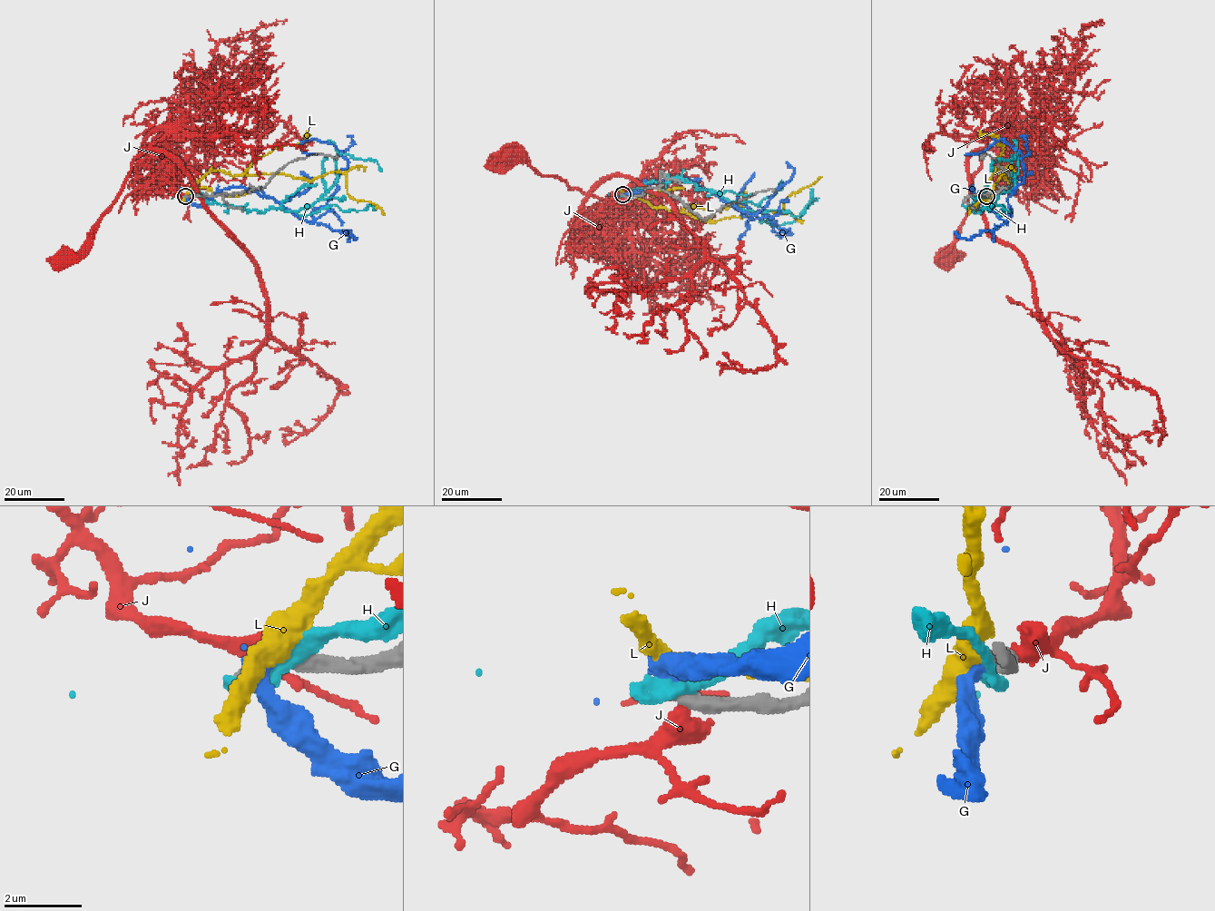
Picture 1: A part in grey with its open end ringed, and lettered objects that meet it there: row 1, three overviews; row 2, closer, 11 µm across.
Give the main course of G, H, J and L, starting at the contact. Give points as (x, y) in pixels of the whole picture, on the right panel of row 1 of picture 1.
G: (986, 195), (984, 206), (972, 187), (1010, 220), (1008, 197), (1023, 181), (1021, 153), (1003, 139), (965, 154)
H: (987, 197), (981, 193), (971, 208), (993, 210), (998, 195), (1014, 185), (1018, 155), (995, 160), (990, 171)
J: (988, 195), (1014, 151), (1004, 145), (982, 153), (968, 213), (955, 248), (945, 256)
L: (986, 195), (987, 181), (995, 171), (1013, 173), (1008, 181), (1004, 171), (992, 195), (968, 214)

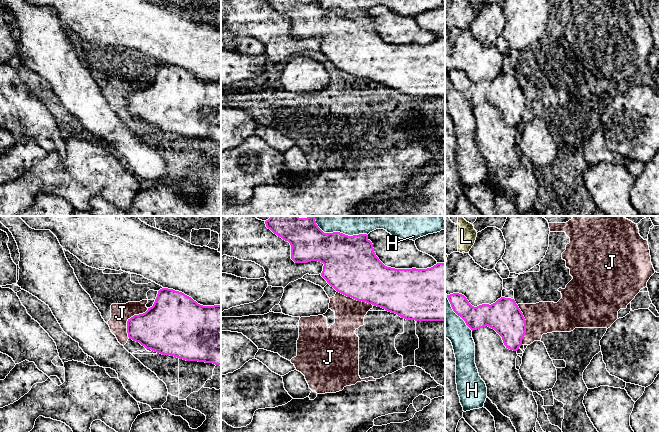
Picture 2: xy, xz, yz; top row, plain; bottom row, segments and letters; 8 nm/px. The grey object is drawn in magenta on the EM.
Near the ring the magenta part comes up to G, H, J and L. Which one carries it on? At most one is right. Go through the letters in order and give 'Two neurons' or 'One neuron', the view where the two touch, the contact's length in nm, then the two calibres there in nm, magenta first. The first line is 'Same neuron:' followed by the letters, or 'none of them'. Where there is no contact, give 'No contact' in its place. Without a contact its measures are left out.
Same neuron: none of them
G: Two neurons. No contact
H: Two neurons. Touches magenta in xz. Shared border 420 nm. Thickness 420 nm (magenta) against 100 nm
J: Two neurons. Touches magenta in xy. Shared border 300 nm. Thickness 340 nm (magenta) against 160 nm
L: Two neurons. No contact

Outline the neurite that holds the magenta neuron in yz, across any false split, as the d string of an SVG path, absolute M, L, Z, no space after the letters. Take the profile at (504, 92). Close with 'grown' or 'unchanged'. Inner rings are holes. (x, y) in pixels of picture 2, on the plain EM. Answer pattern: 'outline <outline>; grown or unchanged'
outline M453 69L447 71L447 74L453 87L465 97L472 107L488 102L502 113L506 124L517 127L522 121L522 115L526 109L526 96L514 75L501 73L491 81L482 80L474 83L462 70Z; unchanged

